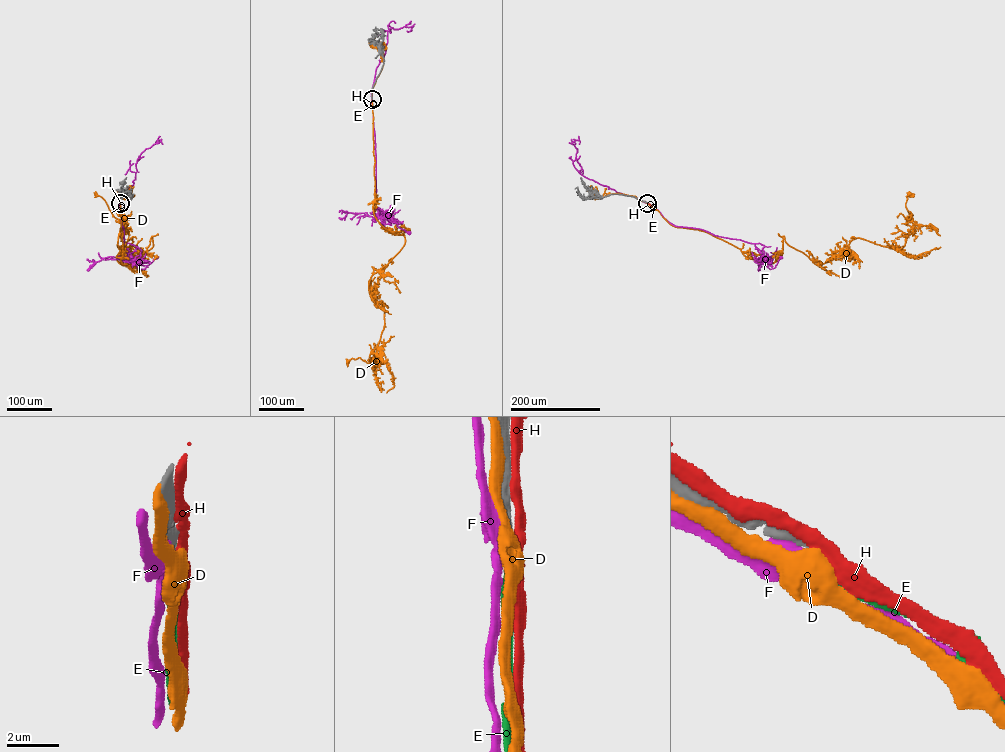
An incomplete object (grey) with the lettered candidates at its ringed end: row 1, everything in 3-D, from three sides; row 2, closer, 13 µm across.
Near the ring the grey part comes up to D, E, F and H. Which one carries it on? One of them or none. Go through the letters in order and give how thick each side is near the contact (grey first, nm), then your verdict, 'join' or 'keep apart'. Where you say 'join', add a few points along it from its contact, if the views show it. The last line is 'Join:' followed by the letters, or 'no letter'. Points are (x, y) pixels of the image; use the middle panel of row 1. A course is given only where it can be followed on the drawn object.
D: 440/850 nm | keep apart
E: 440/380 nm | join
F: 400/700 nm | keep apart
H: 550/420 nm | keep apart
Join: E

